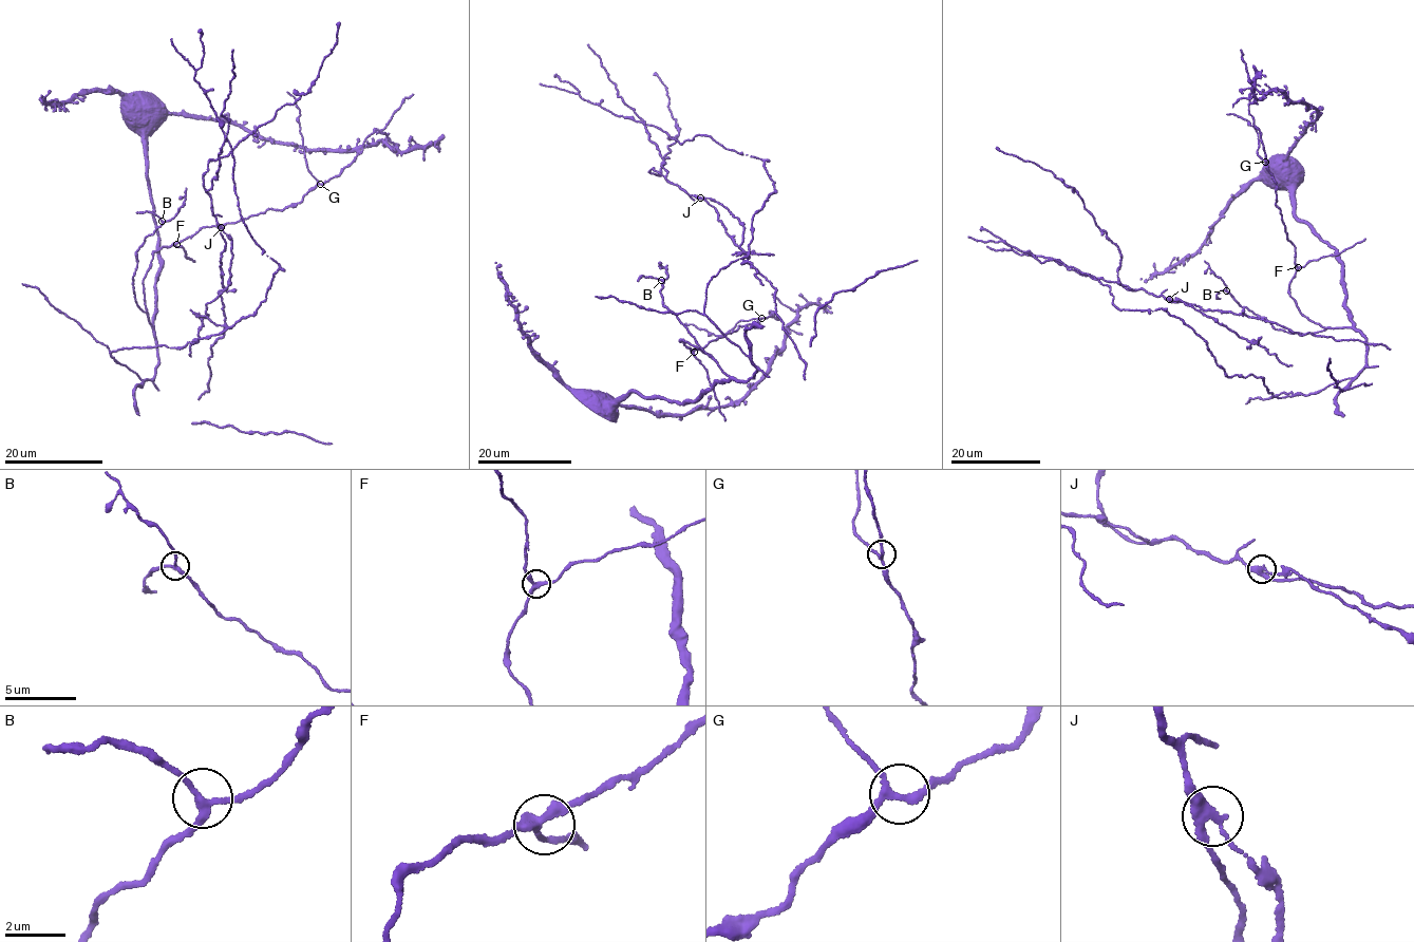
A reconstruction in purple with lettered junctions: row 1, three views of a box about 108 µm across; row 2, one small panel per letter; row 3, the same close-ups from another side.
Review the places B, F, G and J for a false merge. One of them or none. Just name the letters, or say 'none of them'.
J

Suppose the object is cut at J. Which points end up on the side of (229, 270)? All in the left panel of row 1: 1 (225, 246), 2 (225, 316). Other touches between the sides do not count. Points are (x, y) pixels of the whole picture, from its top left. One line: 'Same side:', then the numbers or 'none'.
Same side: none

